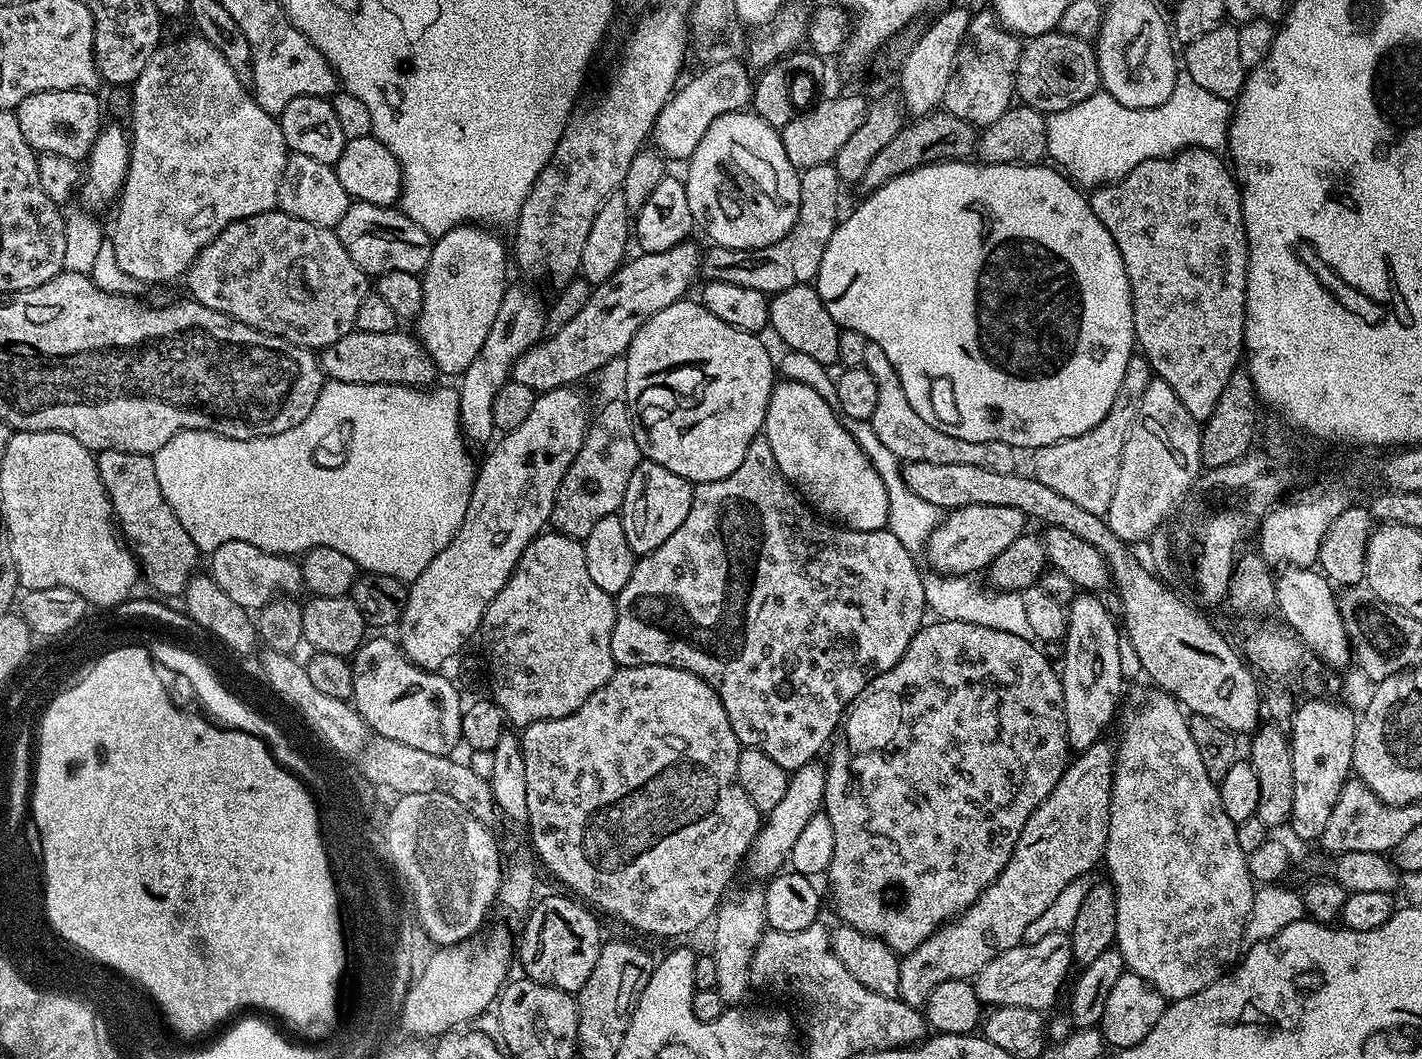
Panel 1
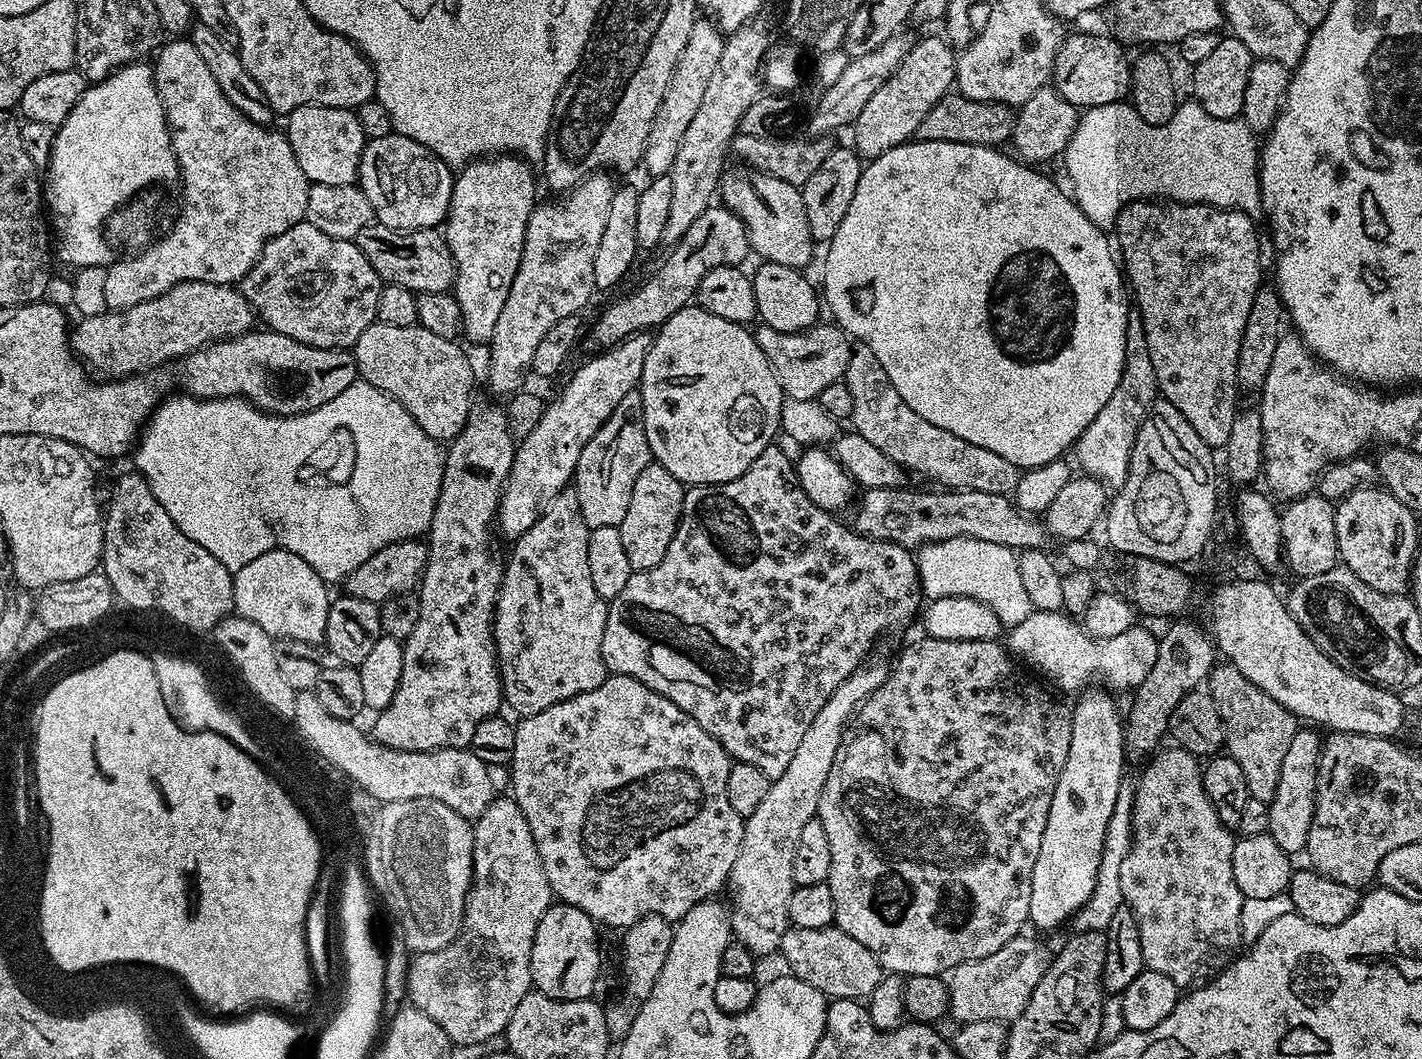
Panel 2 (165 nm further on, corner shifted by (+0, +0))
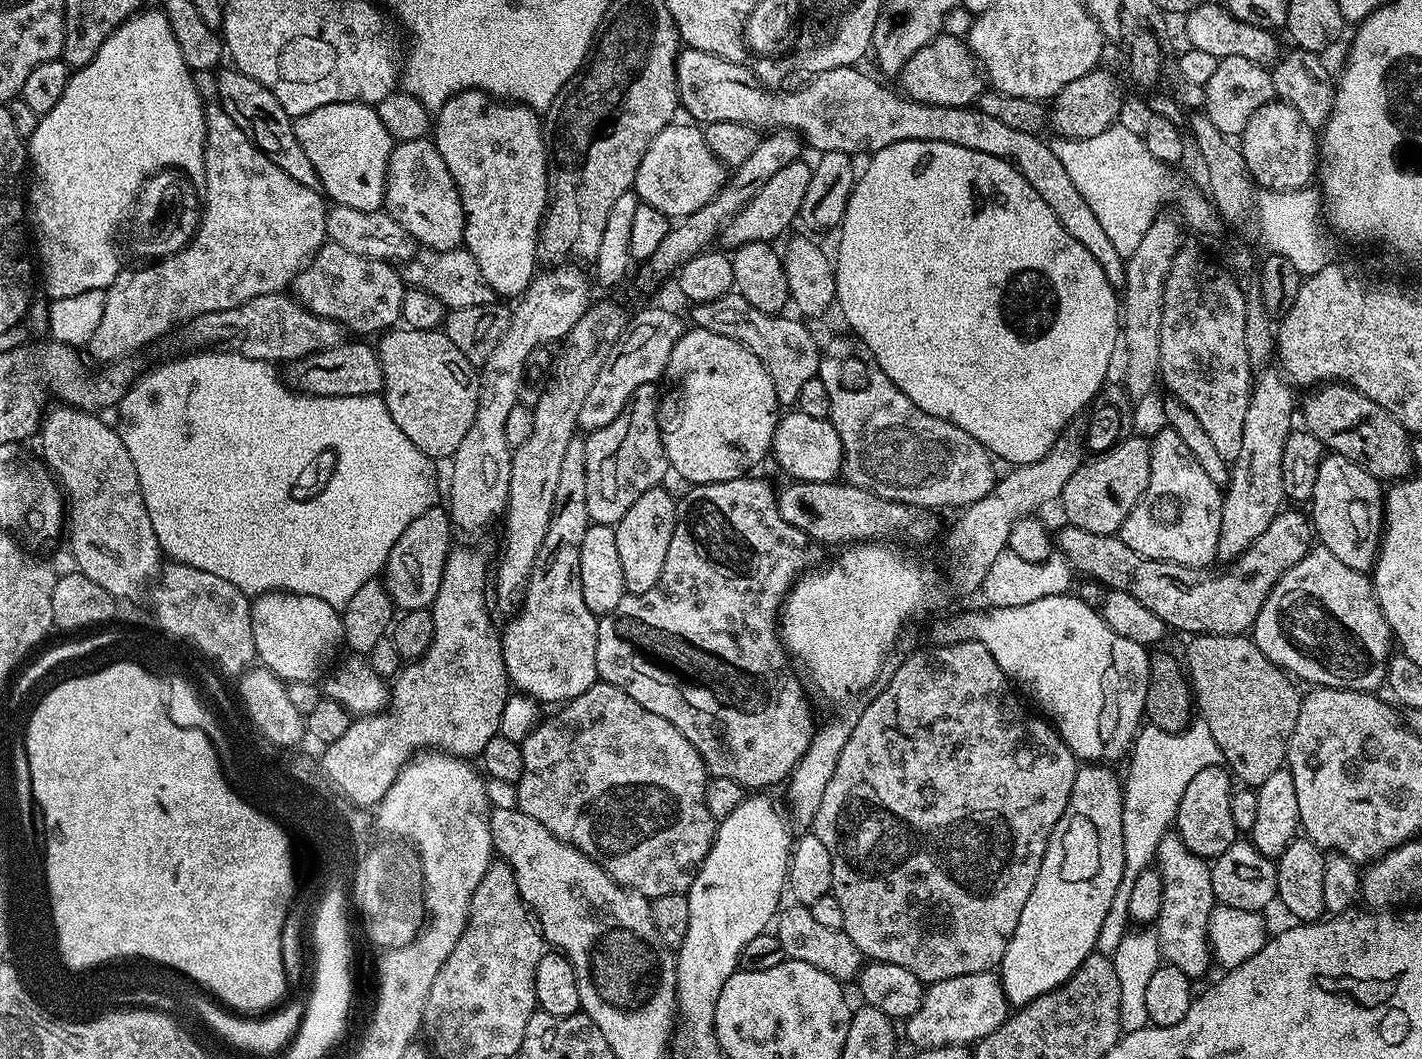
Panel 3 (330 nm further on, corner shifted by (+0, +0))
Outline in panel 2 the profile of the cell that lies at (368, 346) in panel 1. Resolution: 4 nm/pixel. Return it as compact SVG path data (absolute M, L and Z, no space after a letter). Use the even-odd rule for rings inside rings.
M377 322L362 330L358 342L352 345L350 351L356 363L359 379L397 400L427 436L438 442L451 442L468 421L468 411L474 403L472 364L458 345L456 340L438 338L438 334L420 327L419 323L410 326L390 326Z

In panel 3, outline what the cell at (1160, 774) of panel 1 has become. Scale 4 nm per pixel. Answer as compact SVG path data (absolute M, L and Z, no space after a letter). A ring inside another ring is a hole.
M1169 834L1162 838L1162 842L1156 850L1154 864L1164 883L1162 886L1162 910L1154 925L1157 940L1160 943L1160 955L1167 963L1178 966L1178 970L1182 970L1182 974L1186 974L1189 978L1204 976L1208 972L1208 967L1214 964L1212 947L1208 941L1208 923L1213 908L1217 906L1209 861L1189 850L1179 836Z

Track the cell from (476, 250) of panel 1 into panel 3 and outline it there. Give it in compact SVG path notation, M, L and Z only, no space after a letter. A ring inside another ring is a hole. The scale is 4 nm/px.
M466 88L457 96L451 96L435 113L434 143L438 154L442 154L442 162L446 162L446 170L450 170L450 178L454 178L462 202L463 247L474 254L482 278L486 278L497 297L523 297L538 271L536 242L550 199L548 151L544 145L541 117L524 104L502 100L476 88Z

